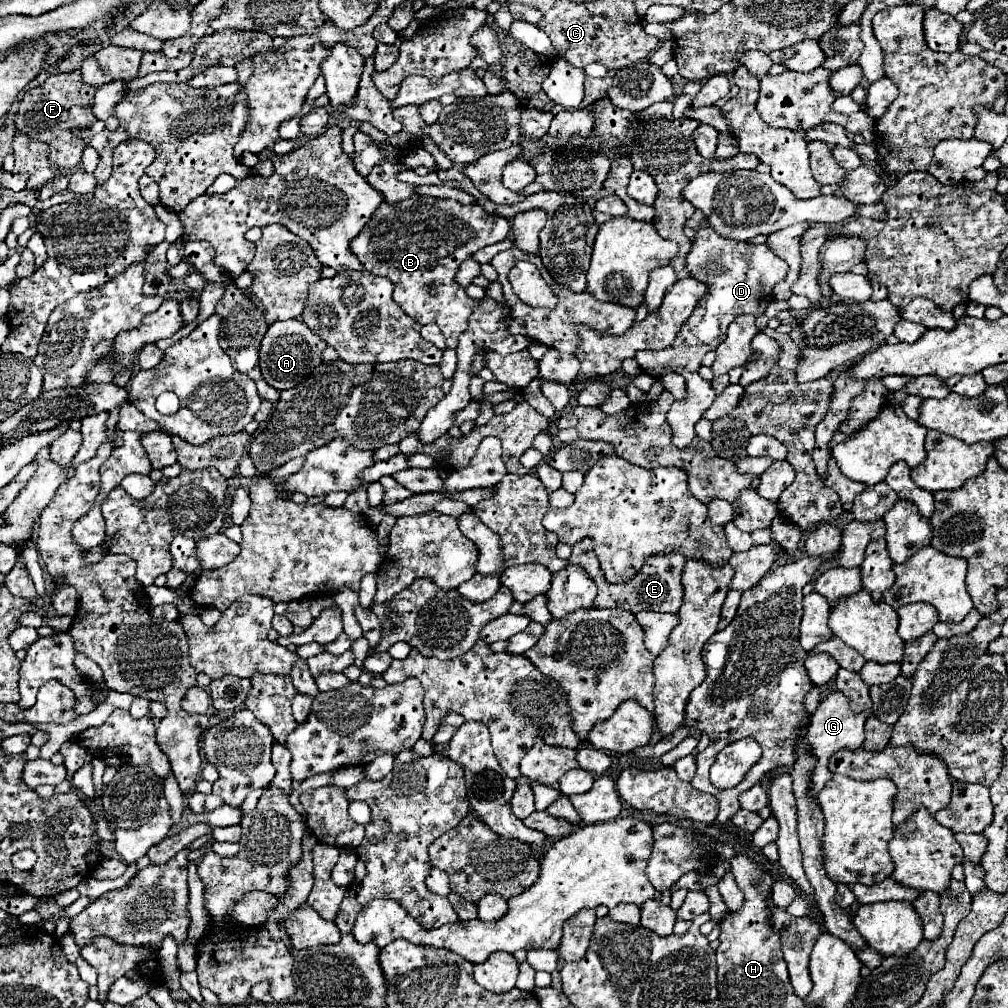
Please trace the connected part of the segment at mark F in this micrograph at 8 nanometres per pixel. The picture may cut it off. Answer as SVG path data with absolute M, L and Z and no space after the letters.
M78 71L52 75L40 87L26 91L26 95L22 97L22 101L18 105L18 113L14 119L16 127L18 127L18 131L30 135L32 139L46 141L54 149L58 149L60 153L66 153L68 155L68 167L76 167L82 159L84 141L74 137L72 129L74 127L84 129L96 121L96 117L92 113L94 93L96 93L96 87L82 83L82 77L78 75Z

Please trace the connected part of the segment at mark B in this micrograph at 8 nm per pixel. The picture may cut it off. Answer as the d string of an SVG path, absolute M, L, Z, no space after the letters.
M414 195L396 205L382 203L378 211L374 211L374 215L370 217L370 223L366 223L366 227L358 233L358 237L354 237L354 243L350 243L350 251L358 255L358 261L364 265L366 271L374 275L384 275L394 283L392 297L406 311L406 315L416 319L420 325L436 323L442 329L448 345L456 349L458 335L466 331L468 317L478 303L470 299L466 291L454 281L454 273L458 271L462 257L470 257L486 245L504 241L508 237L508 231L510 231L510 223L504 217L488 215L484 213L482 207L460 205L458 201L452 199L432 199L432 197Z

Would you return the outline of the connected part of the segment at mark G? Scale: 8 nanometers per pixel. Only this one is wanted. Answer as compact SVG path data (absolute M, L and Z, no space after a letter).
M834 691L820 701L818 709L814 711L814 715L810 719L808 735L806 735L806 741L812 747L812 755L816 757L816 769L812 773L812 797L818 795L818 791L824 787L824 783L832 777L832 773L828 769L830 755L834 755L840 749L858 749L864 743L864 721L866 719L868 719L866 715L858 715L850 709L850 701L840 691Z

